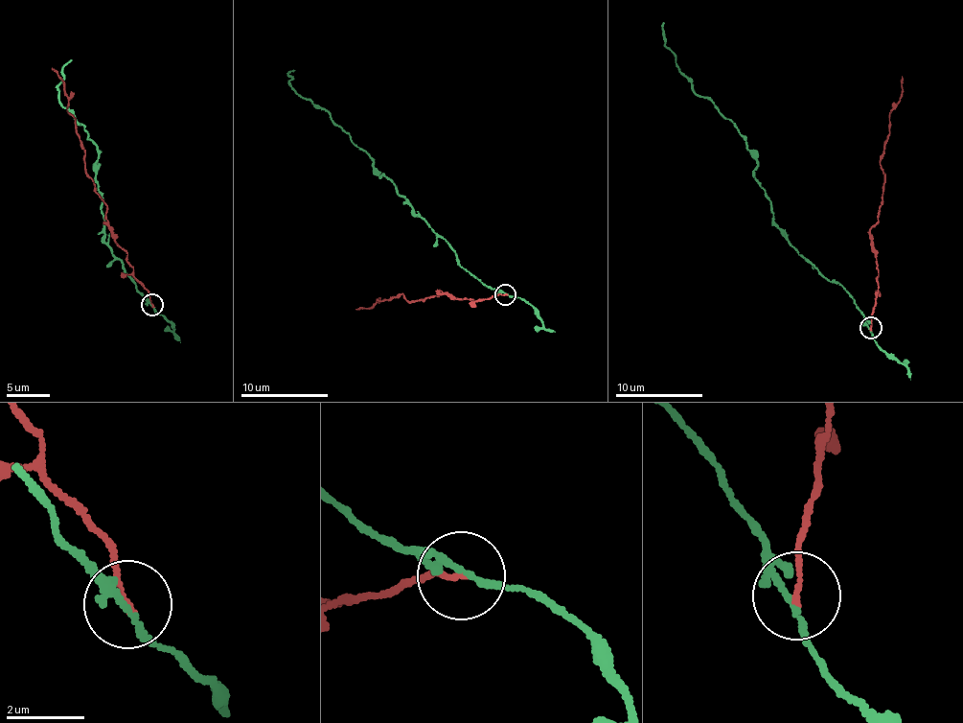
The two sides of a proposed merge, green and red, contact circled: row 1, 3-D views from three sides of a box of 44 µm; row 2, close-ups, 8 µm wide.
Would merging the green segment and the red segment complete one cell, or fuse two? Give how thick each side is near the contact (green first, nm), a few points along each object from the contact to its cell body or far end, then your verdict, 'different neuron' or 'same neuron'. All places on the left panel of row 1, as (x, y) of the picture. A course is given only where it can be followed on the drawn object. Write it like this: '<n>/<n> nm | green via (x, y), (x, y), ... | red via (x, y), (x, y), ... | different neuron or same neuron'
130/140 nm | green via (152, 305), (113, 256), (103, 229), (95, 170), (99, 151), (59, 102), (63, 68), (72, 59) | red via (152, 305), (85, 173), (65, 86), (51, 67) | different neuron

